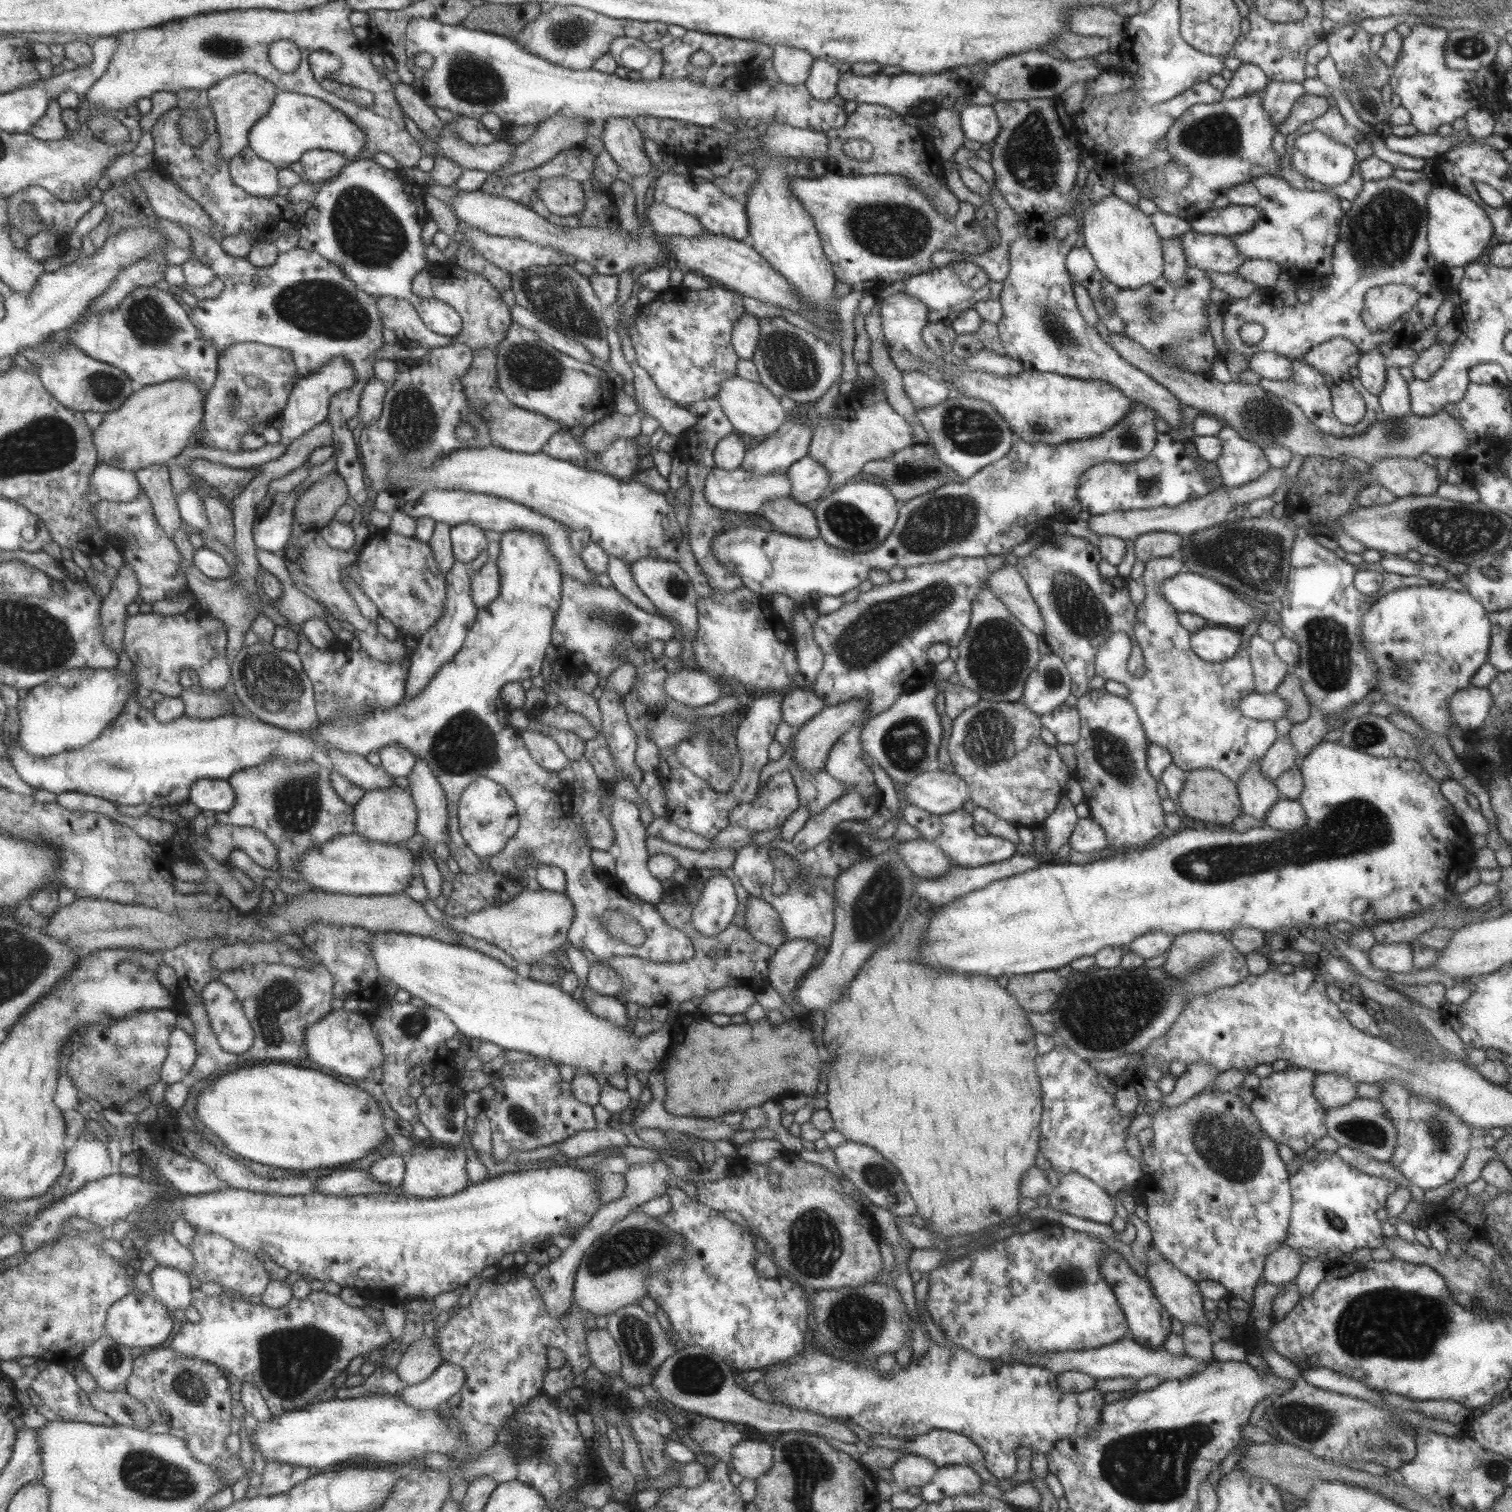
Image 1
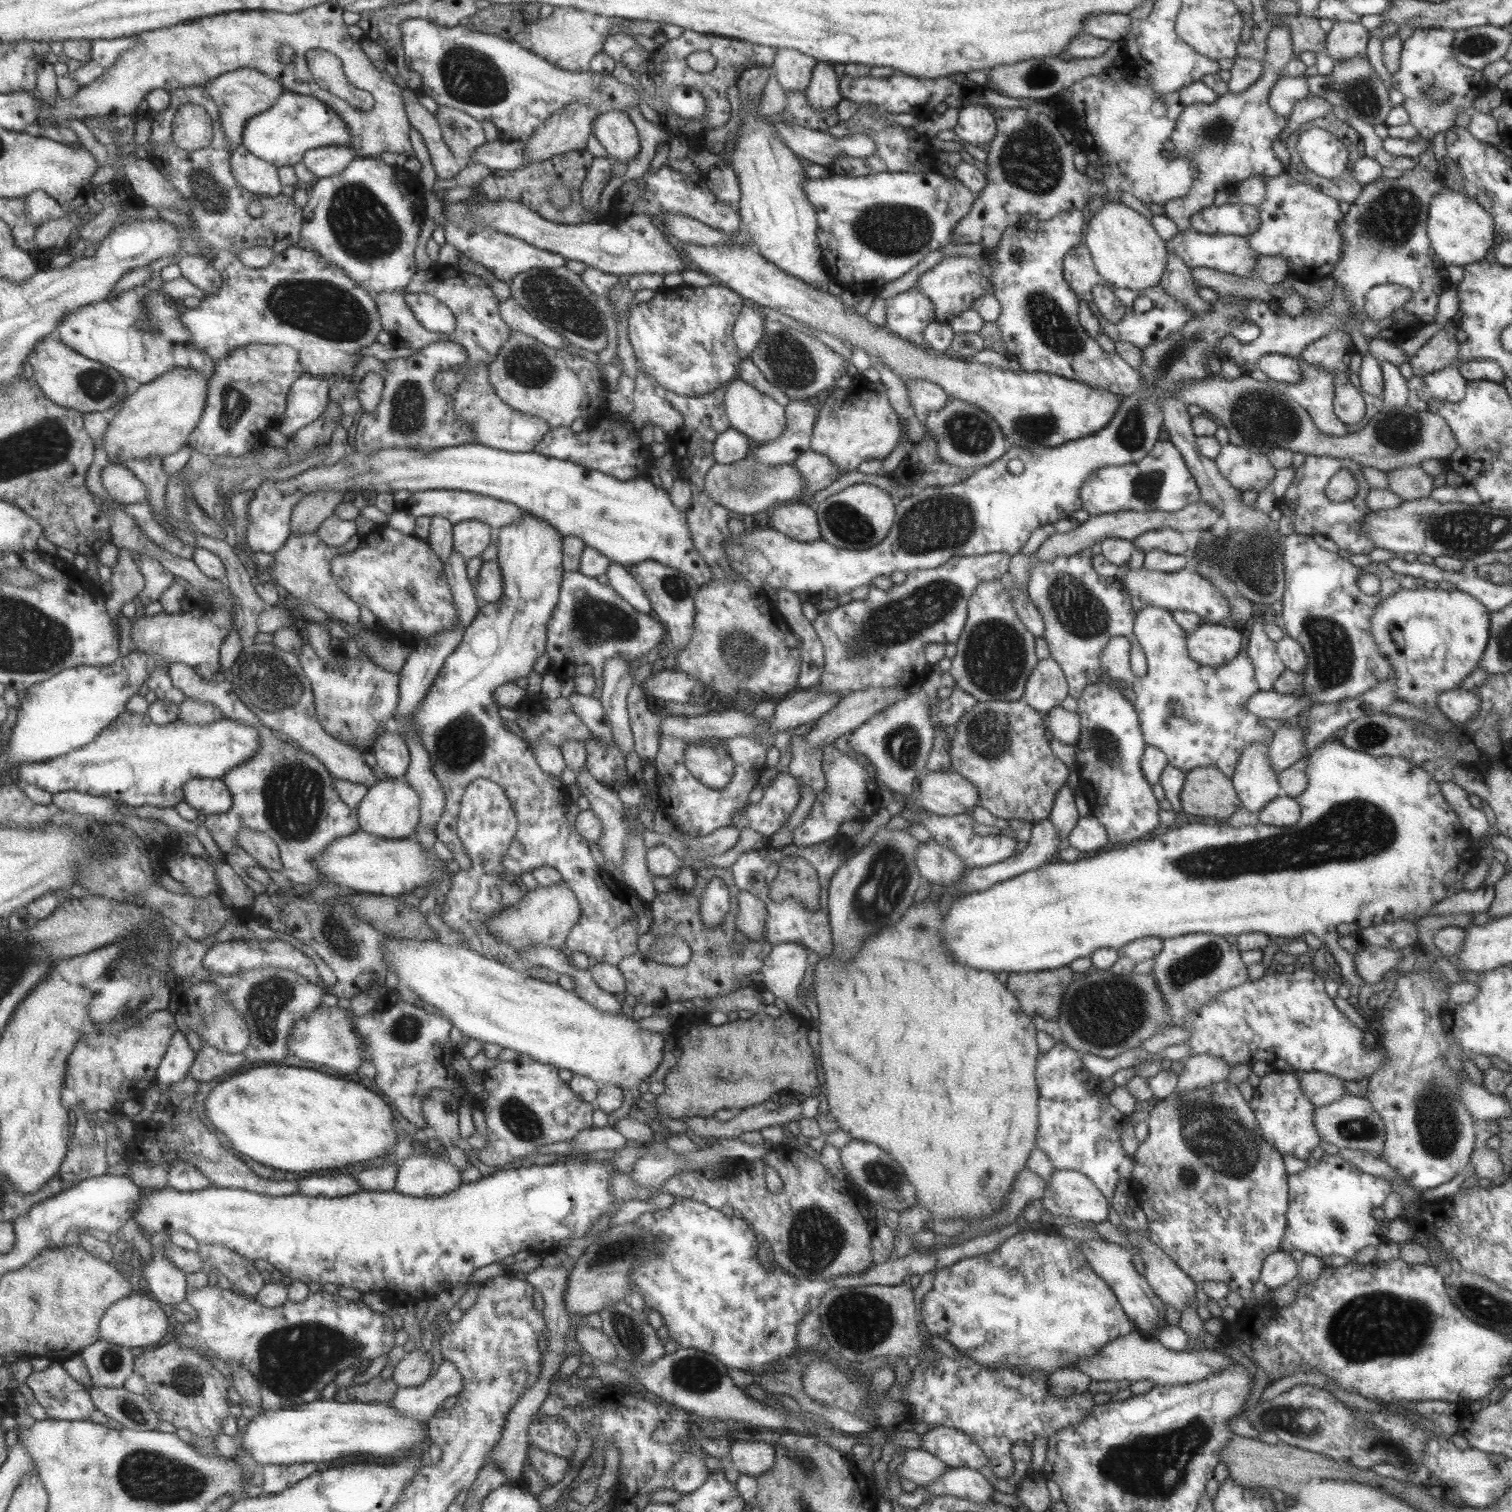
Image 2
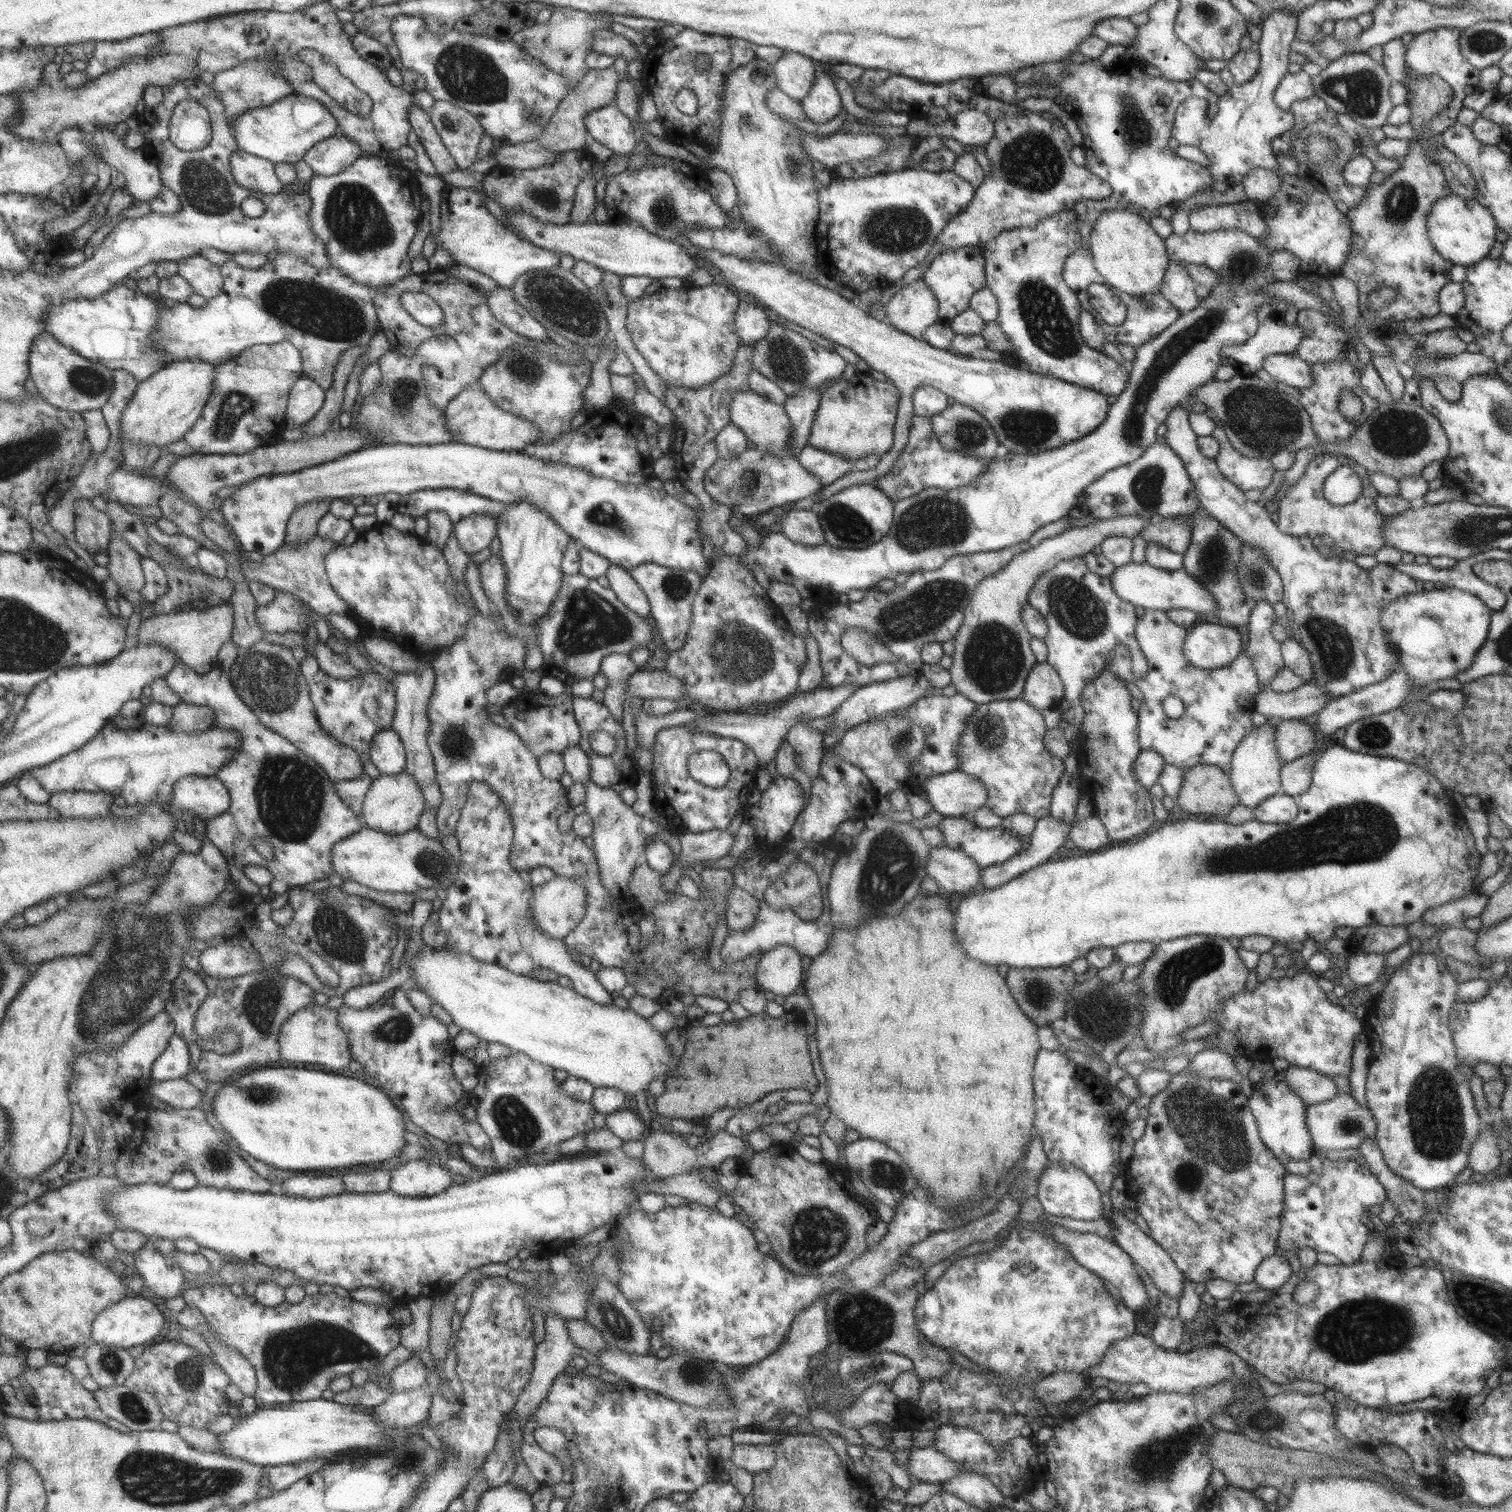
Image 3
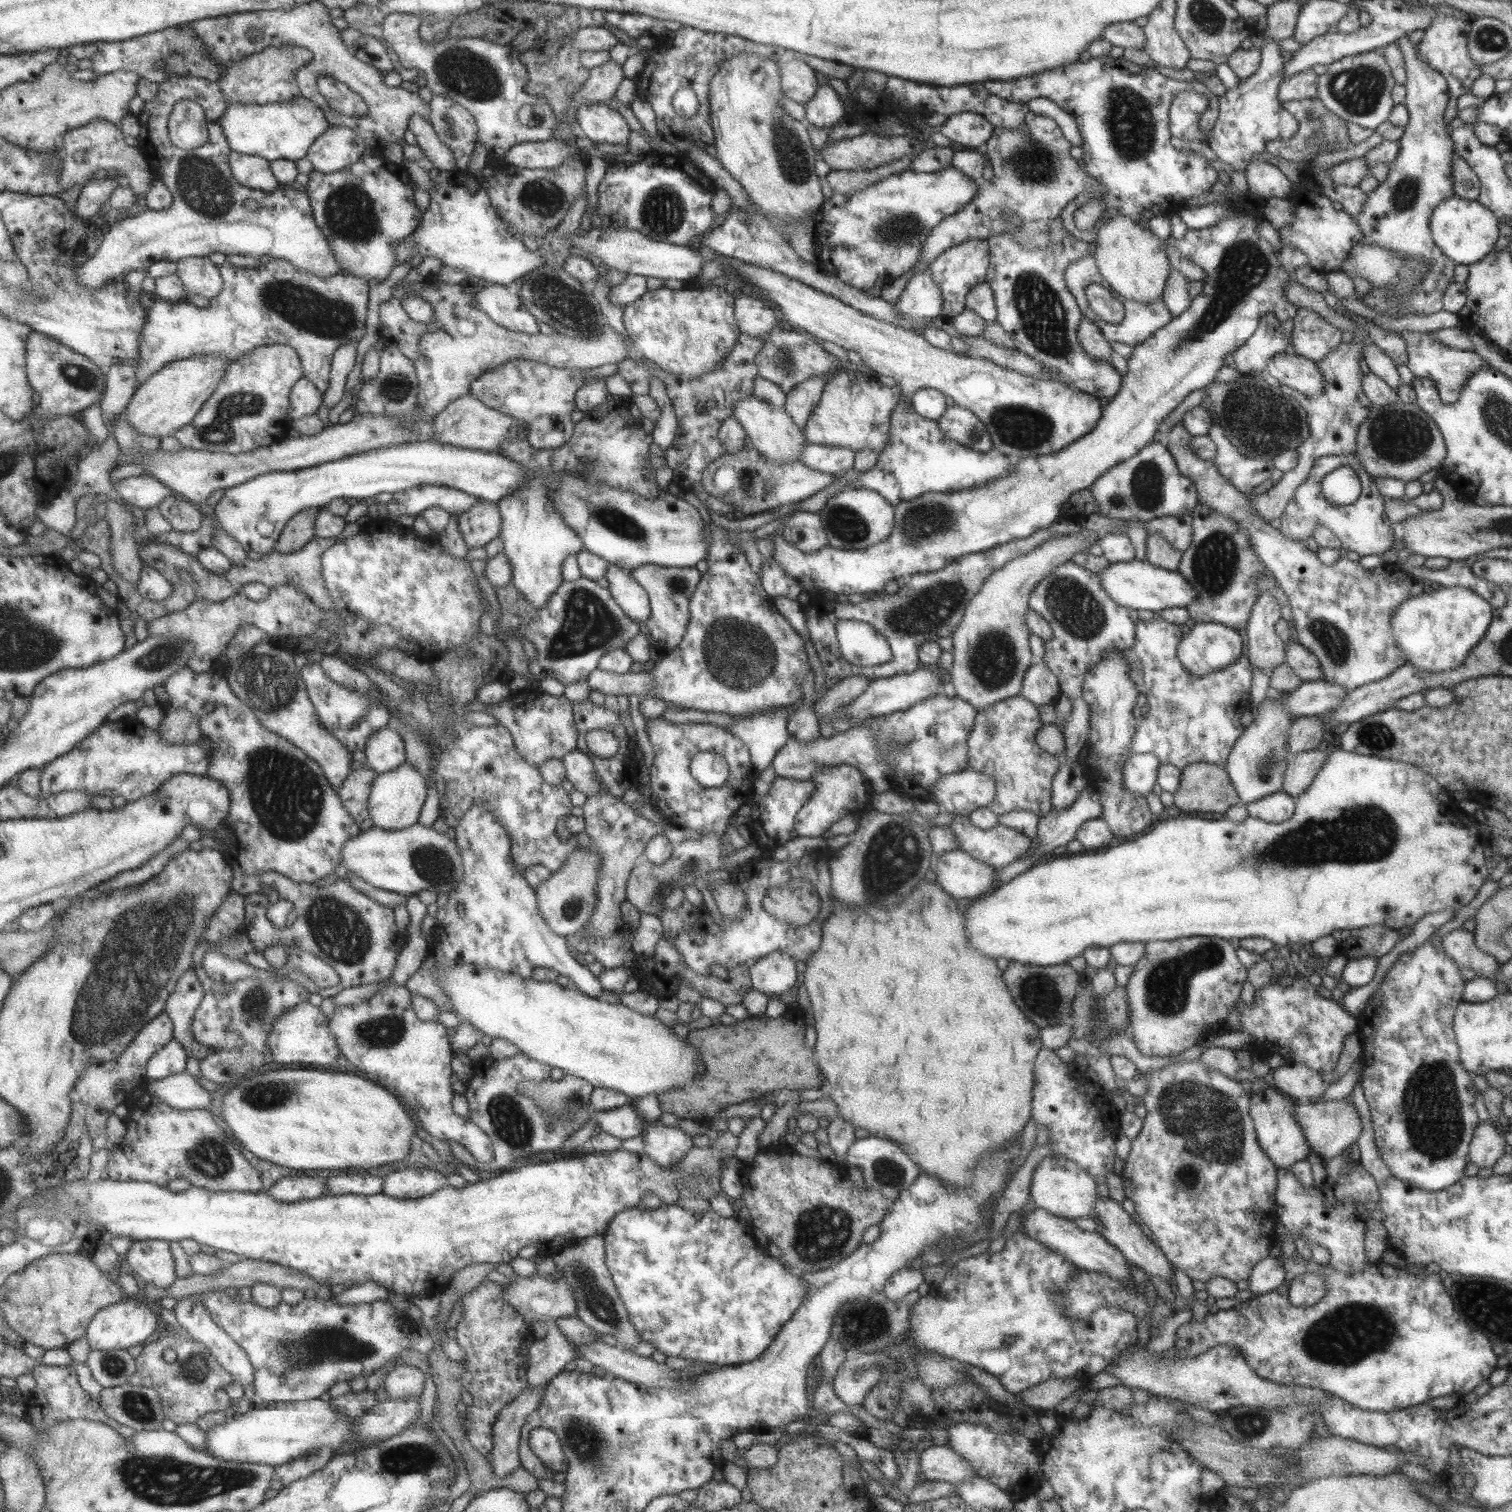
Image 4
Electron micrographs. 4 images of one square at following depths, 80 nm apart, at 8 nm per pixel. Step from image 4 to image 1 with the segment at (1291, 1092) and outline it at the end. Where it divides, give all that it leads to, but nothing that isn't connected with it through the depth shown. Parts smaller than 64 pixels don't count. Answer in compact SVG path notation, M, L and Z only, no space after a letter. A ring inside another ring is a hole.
M1315 1073L1312 1082L1312 1095L1325 1109L1347 1104L1355 1093L1356 1084L1343 1076L1333 1073Z

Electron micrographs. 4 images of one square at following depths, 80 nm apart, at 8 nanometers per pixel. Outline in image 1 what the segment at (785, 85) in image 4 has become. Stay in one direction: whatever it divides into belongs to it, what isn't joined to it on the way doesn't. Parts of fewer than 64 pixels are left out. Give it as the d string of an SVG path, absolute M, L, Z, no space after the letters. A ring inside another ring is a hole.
M777 44L771 48L773 70L777 78L791 86L804 84L809 75L813 58L805 50L799 50L791 46Z

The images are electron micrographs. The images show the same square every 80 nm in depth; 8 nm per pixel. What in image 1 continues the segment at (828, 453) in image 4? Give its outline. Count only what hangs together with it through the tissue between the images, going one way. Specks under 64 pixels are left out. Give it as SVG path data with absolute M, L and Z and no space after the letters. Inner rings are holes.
M807 455L789 466L787 476L791 485L790 498L807 506L813 505L821 498L821 494L830 484L827 470Z

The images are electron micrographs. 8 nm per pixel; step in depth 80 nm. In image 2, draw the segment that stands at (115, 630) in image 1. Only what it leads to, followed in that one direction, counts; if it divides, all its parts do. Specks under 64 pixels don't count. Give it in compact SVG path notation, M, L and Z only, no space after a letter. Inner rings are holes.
M120 548L117 564L111 570L113 591L107 596L107 606L113 620L117 622L117 614L121 612L123 604L131 602L146 587L146 578L133 558L132 551L126 548Z

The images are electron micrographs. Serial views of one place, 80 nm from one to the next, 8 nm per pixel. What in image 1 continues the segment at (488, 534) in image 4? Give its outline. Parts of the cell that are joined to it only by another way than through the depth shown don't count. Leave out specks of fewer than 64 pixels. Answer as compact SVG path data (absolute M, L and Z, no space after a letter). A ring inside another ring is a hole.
M459 524L451 528L452 553L455 559L470 563L482 550L487 540L483 530L473 524Z

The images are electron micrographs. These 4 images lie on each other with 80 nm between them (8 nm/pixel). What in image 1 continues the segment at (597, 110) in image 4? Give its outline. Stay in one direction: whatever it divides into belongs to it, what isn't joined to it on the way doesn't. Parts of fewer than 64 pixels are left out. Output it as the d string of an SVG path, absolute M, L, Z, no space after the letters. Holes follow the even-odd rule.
M632 117L606 118L600 141L606 153L628 172L629 178L645 175L653 164L645 157L643 135Z

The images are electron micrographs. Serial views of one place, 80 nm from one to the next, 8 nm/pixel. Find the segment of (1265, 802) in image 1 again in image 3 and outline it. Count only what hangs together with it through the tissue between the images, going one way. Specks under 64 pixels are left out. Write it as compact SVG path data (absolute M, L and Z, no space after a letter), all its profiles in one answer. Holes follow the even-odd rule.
M1266 718L1261 726L1253 727L1237 743L1231 753L1230 769L1227 771L1231 786L1238 798L1238 804L1249 808L1257 806L1265 798L1281 793L1280 768L1281 762L1276 749L1276 725L1281 720Z

